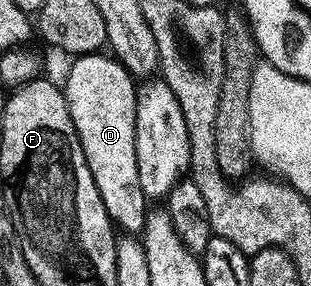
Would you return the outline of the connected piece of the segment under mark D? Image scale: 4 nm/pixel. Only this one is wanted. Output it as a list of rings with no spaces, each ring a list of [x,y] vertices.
[[[104,52],[82,54],[68,70],[68,79],[62,82],[64,97],[68,99],[70,116],[90,168],[94,184],[98,184],[98,196],[111,216],[113,223],[125,235],[136,236],[143,231],[144,215],[150,209],[149,199],[144,197],[142,184],[138,180],[138,156],[136,155],[136,92],[137,83],[121,62]]]

